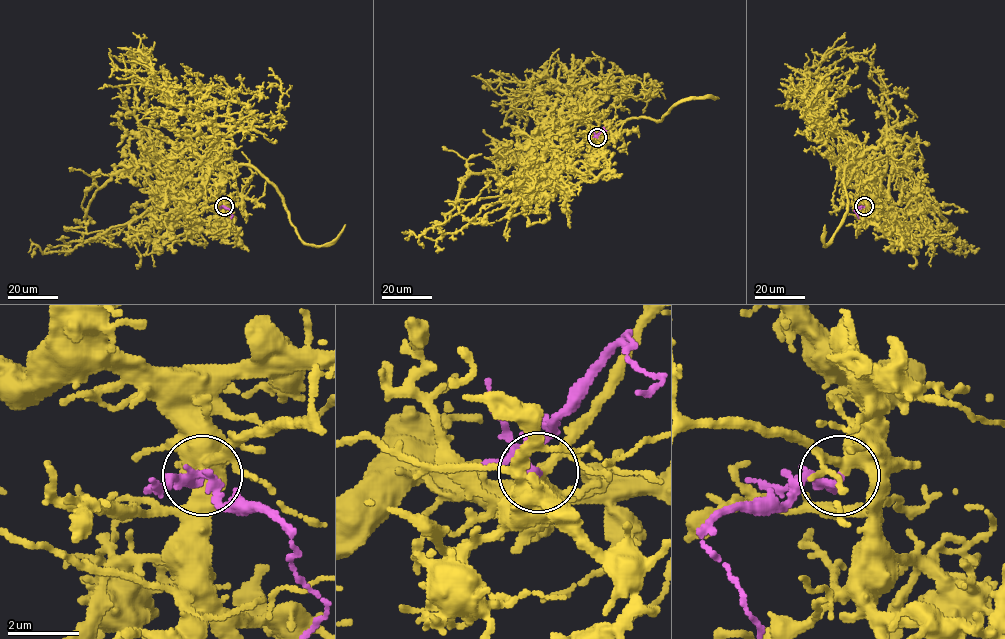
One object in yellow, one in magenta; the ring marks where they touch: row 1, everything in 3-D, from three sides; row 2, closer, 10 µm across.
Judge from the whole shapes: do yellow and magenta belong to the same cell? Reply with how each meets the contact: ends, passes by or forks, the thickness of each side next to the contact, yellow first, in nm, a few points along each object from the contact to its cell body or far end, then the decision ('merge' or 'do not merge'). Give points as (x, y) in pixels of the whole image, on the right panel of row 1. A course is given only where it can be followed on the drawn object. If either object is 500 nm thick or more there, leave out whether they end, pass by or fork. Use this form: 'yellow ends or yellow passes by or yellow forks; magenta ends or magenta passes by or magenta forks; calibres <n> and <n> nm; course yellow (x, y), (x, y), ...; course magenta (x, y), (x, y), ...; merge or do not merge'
yellow passes by; magenta forks; calibres 360 and 160 nm; course yellow (863, 206), (847, 144), (816, 110), (826, 93), (816, 71), (874, 44); course magenta (863, 206), (855, 210), (858, 218); merge

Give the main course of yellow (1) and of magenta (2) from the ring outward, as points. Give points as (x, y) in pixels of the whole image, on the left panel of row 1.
1: (223, 206), (221, 168), (188, 139), (198, 119), (134, 59), (142, 44)
2: (223, 206), (229, 210), (230, 218)

